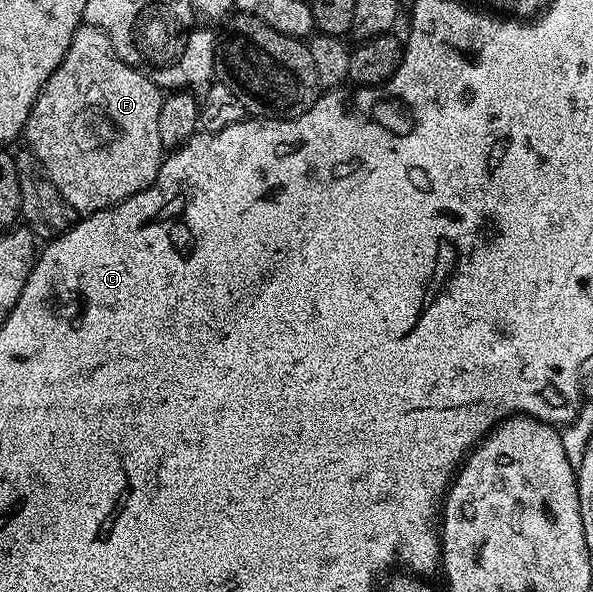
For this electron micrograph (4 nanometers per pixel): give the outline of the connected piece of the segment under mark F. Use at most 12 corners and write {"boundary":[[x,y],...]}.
{"boundary":[[83,22],[24,140],[75,213],[149,188],[163,89]]}

